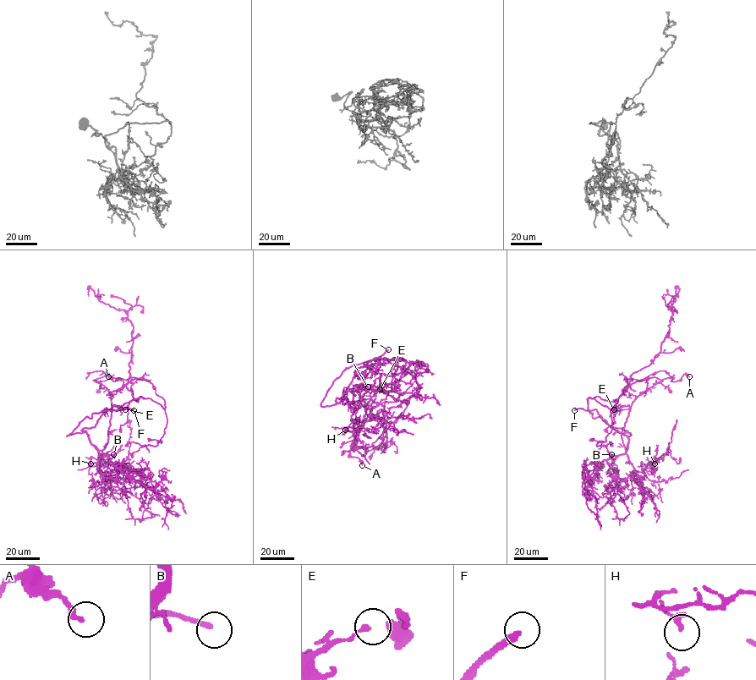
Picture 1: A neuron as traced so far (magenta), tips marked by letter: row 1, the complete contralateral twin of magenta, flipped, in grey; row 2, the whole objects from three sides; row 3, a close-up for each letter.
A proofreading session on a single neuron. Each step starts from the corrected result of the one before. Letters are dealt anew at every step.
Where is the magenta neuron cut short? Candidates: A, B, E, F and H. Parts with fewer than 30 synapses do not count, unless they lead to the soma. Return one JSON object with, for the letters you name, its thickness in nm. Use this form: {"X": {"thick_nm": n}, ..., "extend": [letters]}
{"B": {"thick_nm": 200}, "F": {"thick_nm": 280}, "extend": ["B", "F"]}

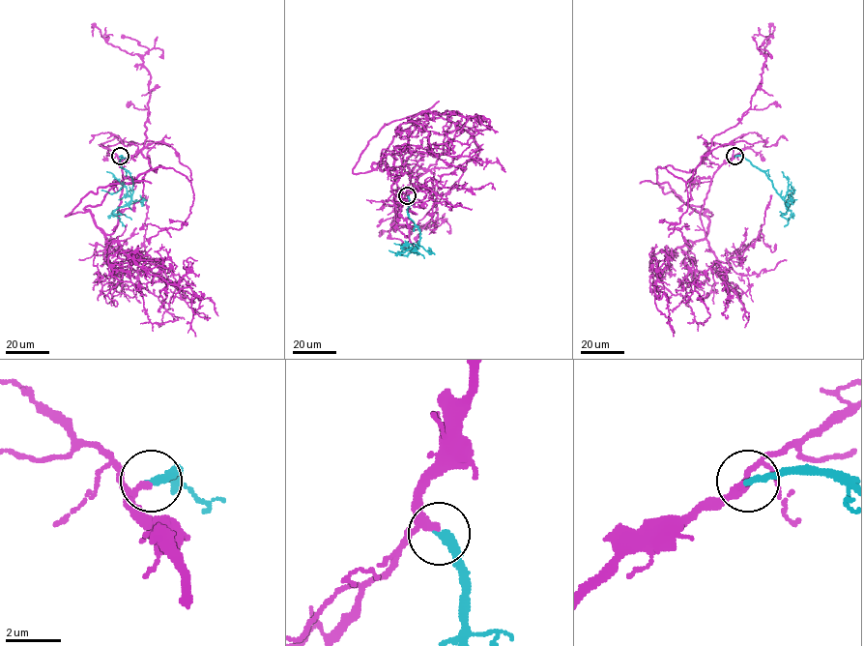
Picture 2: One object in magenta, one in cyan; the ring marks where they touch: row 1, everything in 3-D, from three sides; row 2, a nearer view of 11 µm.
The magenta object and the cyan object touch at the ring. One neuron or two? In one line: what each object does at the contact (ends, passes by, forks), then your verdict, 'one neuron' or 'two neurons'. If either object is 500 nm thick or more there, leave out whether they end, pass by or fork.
magenta passes by; cyan ends; one neuron

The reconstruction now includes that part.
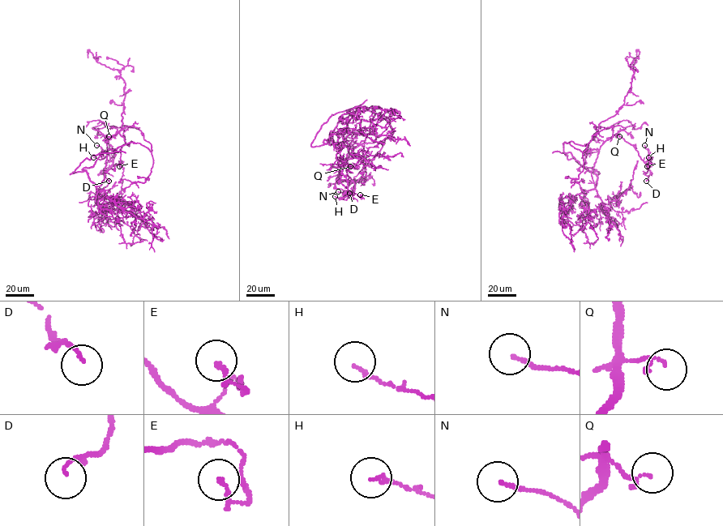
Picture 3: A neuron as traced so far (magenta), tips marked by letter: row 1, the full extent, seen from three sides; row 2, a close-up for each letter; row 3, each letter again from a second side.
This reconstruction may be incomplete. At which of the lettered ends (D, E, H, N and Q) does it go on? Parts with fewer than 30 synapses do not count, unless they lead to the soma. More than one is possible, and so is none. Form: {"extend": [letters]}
{"extend": []}

